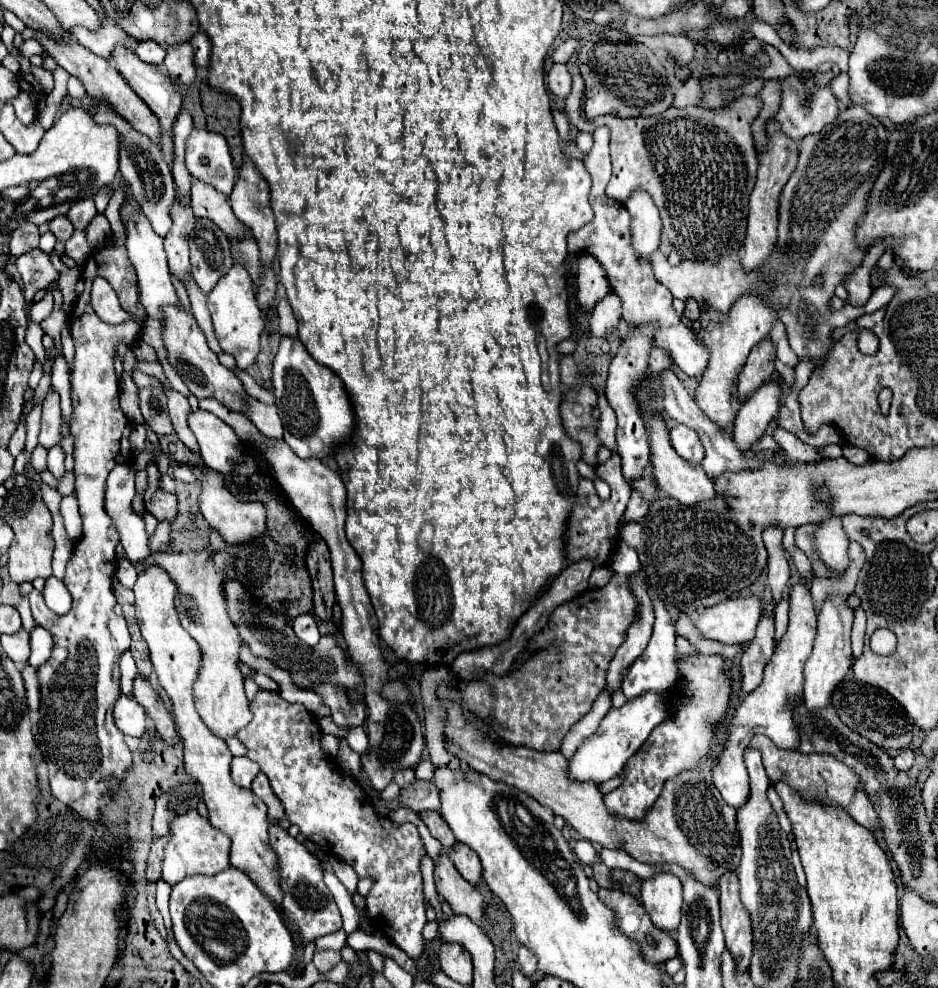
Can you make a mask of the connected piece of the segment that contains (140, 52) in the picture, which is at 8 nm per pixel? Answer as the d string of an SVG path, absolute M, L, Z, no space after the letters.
M140 41L140 43L138 43L138 47L136 47L136 55L138 55L142 61L146 61L146 63L162 65L166 51L164 51L160 45L152 43L152 41L144 41L144 43Z

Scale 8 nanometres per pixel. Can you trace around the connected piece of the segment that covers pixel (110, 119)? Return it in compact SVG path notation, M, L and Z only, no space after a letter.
M96 101L96 105L92 107L92 115L96 123L106 123L116 127L116 131L120 133L120 173L124 177L124 181L130 185L130 193L134 195L134 199L138 201L142 213L148 217L148 221L152 223L152 229L164 237L170 227L170 205L174 199L174 179L172 173L168 169L168 165L162 159L160 147L154 141L148 141L148 137L144 137L144 133L136 133L136 129L132 129L132 125L128 125L128 121L124 121L124 117L120 117L112 107L108 107L108 103L104 101Z

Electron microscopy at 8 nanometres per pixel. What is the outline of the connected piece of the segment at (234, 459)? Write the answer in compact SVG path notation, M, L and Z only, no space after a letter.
M204 409L190 411L188 427L198 439L204 461L212 469L230 477L234 465L242 459L242 443L234 429Z

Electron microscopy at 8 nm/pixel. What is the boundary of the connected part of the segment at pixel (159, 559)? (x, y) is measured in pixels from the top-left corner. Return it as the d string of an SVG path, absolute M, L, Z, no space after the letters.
M198 549L186 553L156 553L144 560L145 565L158 565L166 569L170 579L178 585L176 611L180 615L182 627L192 635L202 651L202 667L198 679L194 681L194 701L198 715L206 721L212 733L218 737L236 735L238 729L246 727L252 721L250 701L244 693L244 675L240 671L240 647L242 637L234 629L234 623L228 617L228 607L224 603L224 575L214 569L212 549Z

